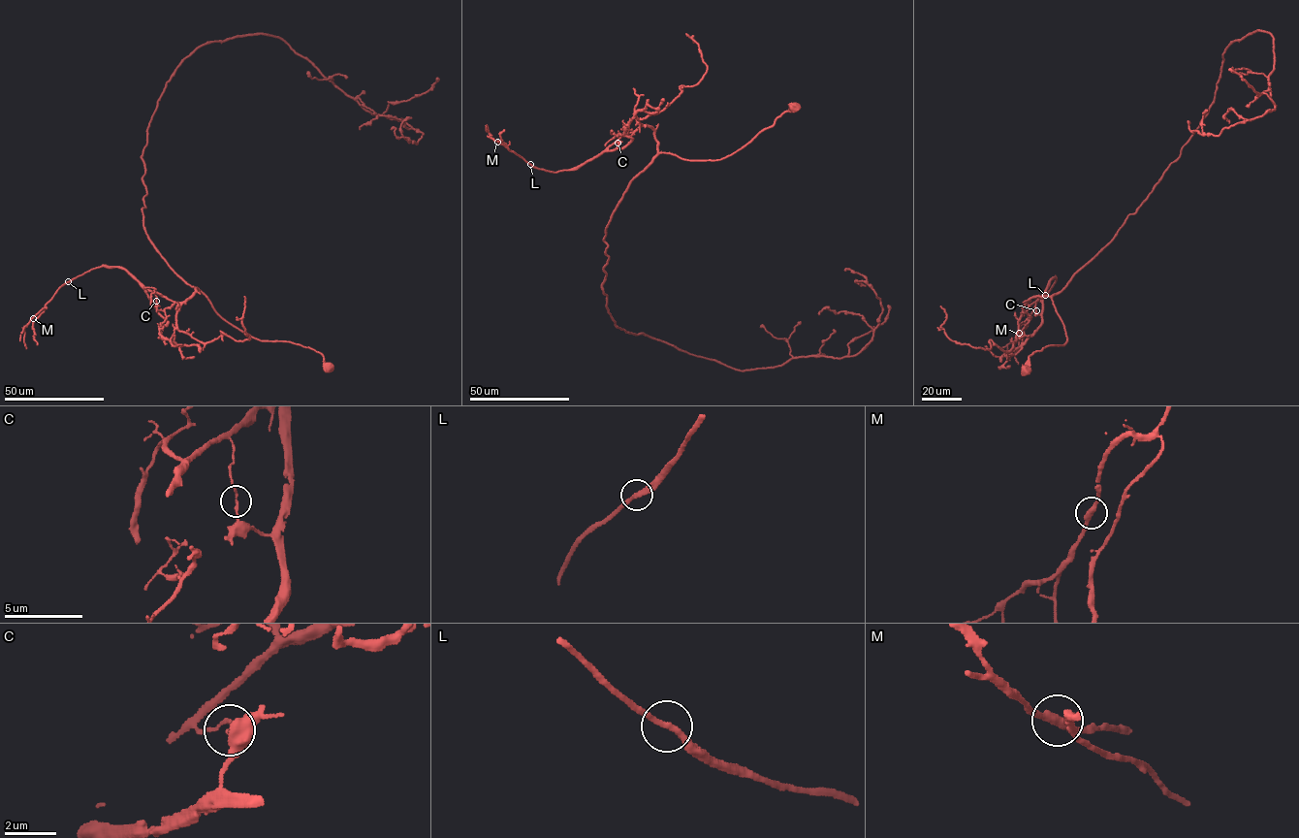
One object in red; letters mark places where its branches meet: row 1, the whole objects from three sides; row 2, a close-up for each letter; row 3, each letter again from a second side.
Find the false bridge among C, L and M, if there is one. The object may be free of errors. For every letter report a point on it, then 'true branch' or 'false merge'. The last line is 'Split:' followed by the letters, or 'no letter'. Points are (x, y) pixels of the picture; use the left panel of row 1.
C: at (156, 301); false merge
L: at (68, 281); true branch
M: at (33, 318); true branch
Split: C

